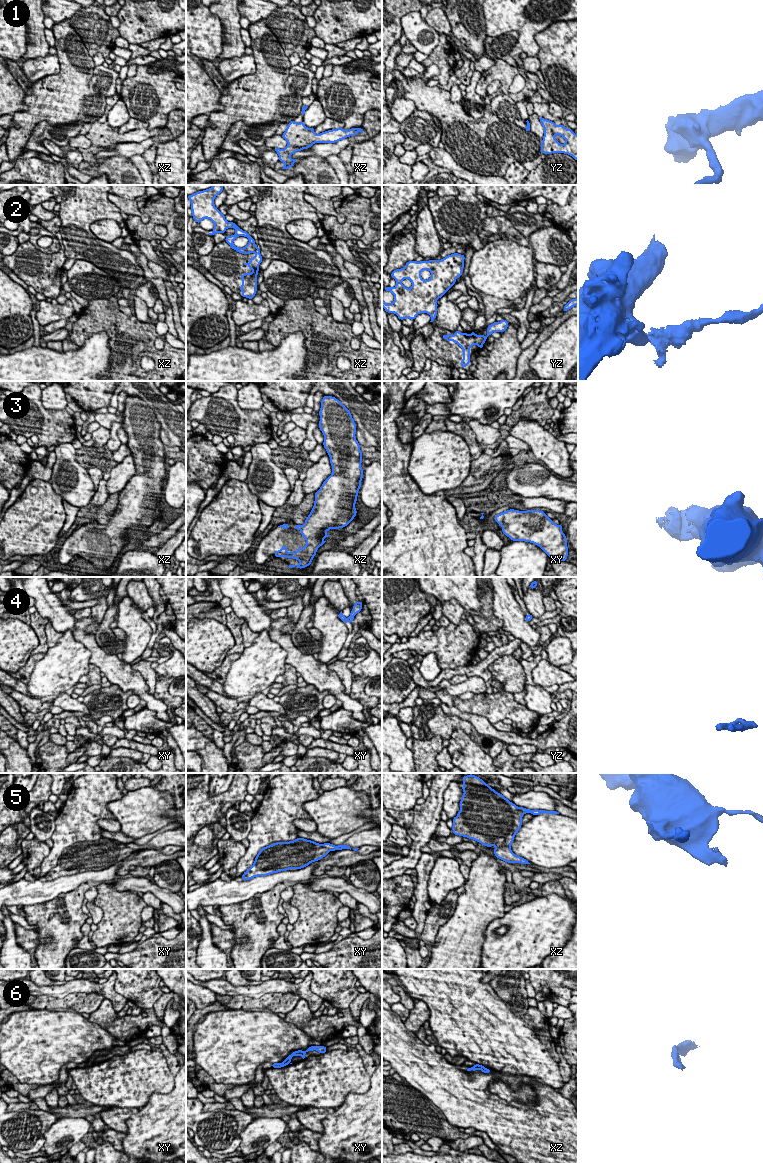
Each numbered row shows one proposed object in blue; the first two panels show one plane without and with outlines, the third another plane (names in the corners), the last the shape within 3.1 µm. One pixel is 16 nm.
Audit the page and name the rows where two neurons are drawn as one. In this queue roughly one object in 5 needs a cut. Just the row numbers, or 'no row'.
2

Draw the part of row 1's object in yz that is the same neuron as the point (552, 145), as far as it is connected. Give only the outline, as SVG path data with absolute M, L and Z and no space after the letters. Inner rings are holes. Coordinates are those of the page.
M539 117L544 128L544 136L541 141L541 153L564 153L578 160L578 135L565 126L556 125L553 121Z

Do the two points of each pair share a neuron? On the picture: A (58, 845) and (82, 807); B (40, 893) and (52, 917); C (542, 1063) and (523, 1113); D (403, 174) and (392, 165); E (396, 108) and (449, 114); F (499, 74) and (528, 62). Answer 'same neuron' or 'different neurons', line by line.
A: same neuron
B: different neurons
C: different neurons
D: same neuron
E: different neurons
F: different neurons

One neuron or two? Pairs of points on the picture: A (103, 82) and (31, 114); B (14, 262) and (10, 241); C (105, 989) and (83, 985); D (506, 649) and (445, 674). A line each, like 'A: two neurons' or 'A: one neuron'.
A: two neurons
B: two neurons
C: one neuron
D: one neuron

